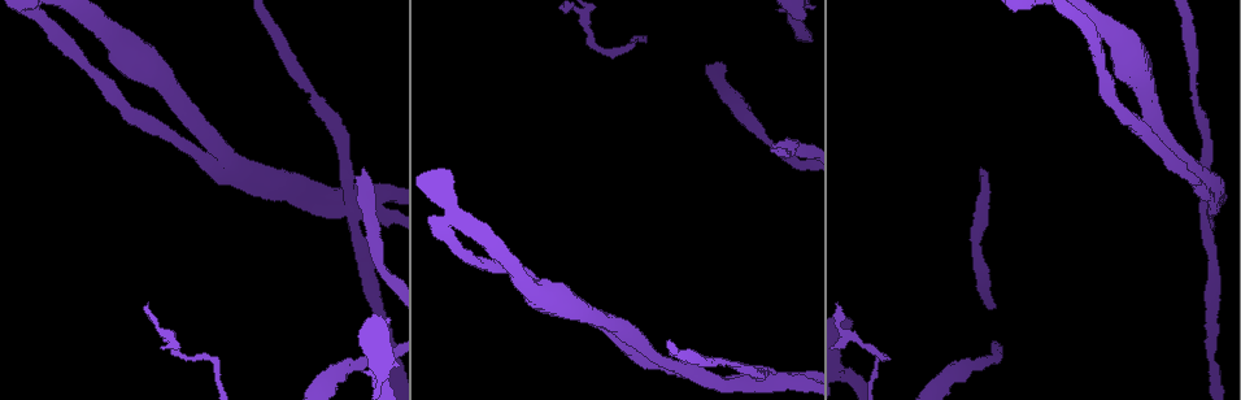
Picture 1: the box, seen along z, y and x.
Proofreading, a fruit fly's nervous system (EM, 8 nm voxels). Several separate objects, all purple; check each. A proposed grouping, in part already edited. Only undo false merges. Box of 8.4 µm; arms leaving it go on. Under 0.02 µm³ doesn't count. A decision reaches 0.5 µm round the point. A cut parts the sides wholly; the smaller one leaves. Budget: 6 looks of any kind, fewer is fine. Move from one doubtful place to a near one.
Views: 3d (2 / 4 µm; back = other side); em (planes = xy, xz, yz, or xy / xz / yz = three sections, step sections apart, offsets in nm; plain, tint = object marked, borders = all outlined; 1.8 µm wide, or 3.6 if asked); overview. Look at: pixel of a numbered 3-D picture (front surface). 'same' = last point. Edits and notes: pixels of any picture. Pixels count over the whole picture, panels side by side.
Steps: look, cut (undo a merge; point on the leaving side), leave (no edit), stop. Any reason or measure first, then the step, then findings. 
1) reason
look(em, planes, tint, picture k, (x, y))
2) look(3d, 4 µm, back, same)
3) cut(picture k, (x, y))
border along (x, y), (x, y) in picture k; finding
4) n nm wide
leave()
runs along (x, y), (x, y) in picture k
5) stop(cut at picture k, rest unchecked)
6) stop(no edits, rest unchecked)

touches itself
look(em, planes, plain, picture 1, (86, 65))

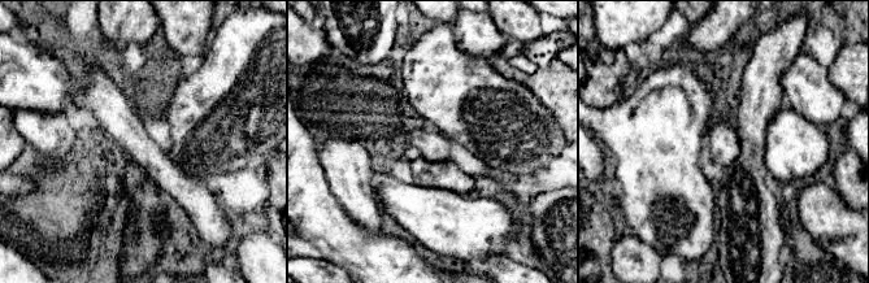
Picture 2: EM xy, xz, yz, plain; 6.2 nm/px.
look(em, planes, tint, same)

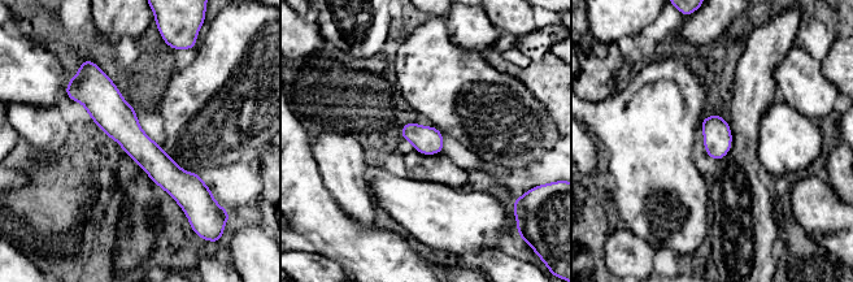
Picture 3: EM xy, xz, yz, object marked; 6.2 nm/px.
leave()
runs along (95, 73), (104, 104), (185, 199) in picture 3; continuous, no second cell

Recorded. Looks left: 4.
two arms at a narrow angle
look(em, xz, step 16, tint, picture 1, (214, 147))

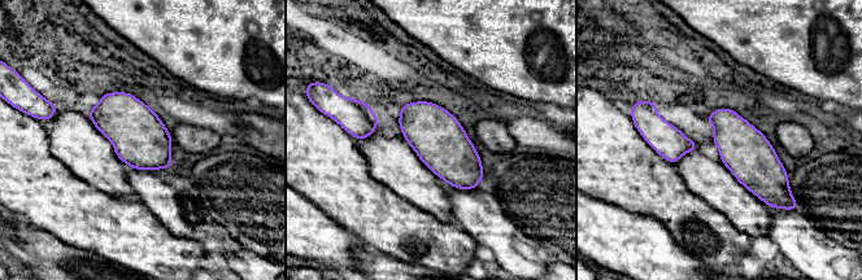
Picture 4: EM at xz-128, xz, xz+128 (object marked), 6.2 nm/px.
look(em, planes, tint, same)

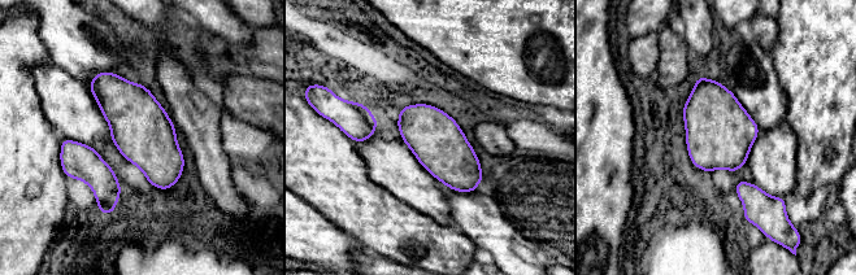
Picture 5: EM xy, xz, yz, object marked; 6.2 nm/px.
leave()
all the same cell

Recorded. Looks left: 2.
looks like a crossing
look(em, planes, borders, picture 1, (764, 384))

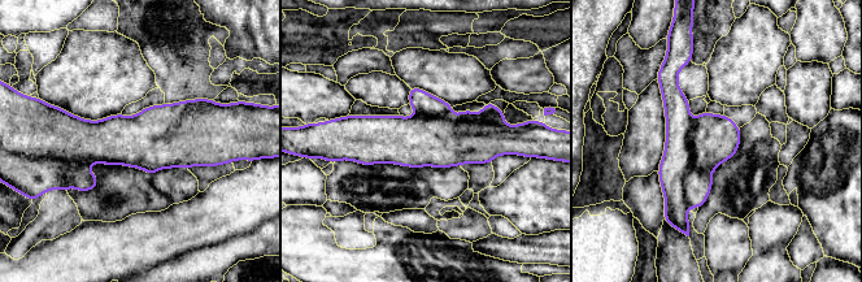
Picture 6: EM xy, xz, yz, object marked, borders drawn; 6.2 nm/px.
360 nm wide
cut(picture 6, (677, 159))
the part that leaves runs along (673, 79), (675, 202), (684, 213) in picture 6; a second cell is stuck on

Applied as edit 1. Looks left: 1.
stop(cut at picture 6, rest unchecked)

